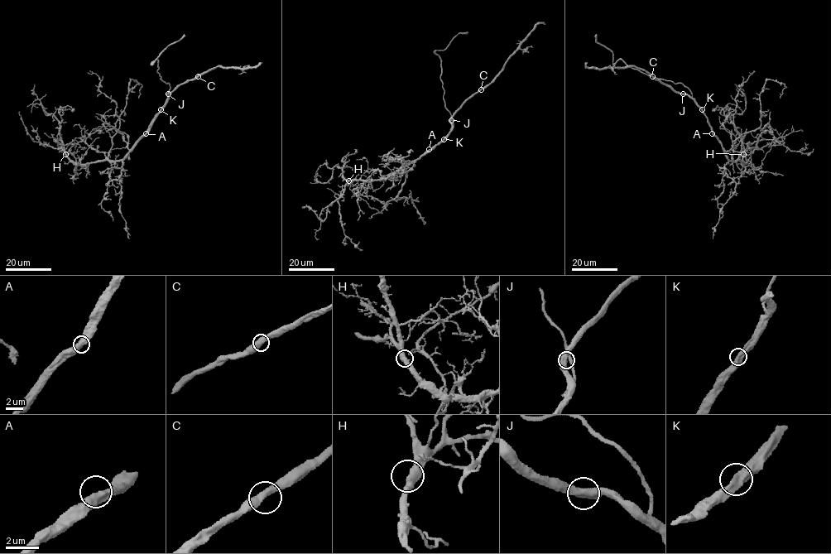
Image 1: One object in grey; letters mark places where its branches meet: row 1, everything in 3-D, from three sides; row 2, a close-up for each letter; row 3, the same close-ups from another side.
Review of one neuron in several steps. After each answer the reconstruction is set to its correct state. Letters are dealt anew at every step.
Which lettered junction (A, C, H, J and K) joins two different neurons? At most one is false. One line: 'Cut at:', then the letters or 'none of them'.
Cut at: none of them

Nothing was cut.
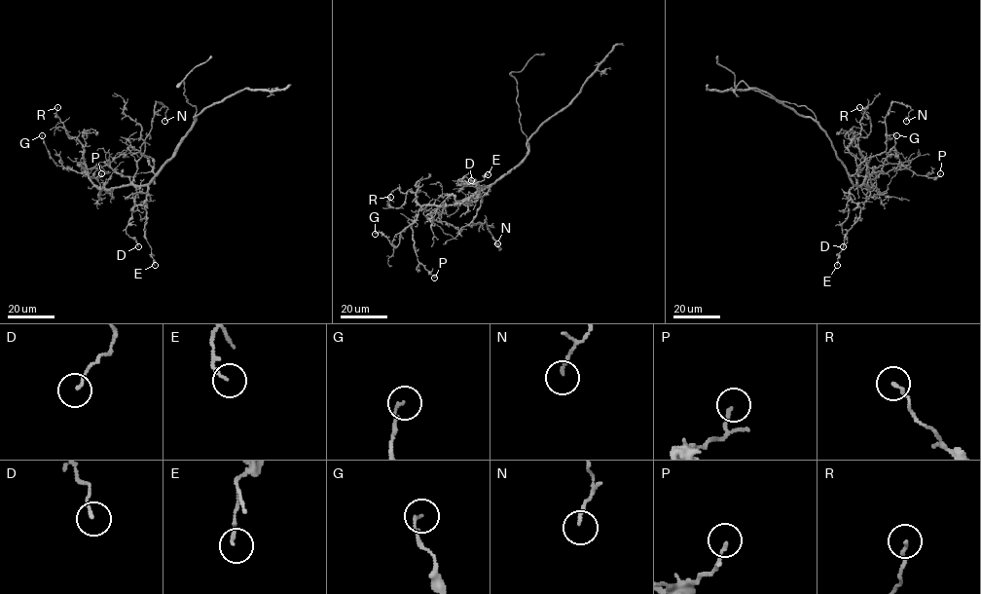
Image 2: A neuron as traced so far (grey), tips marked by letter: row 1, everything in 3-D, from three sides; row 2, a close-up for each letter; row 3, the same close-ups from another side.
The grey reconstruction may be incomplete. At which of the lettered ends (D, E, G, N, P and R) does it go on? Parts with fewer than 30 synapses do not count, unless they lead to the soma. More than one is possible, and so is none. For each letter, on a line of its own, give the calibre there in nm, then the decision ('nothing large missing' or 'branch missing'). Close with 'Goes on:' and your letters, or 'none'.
D: 120 nm | nothing large missing
E: 120 nm | nothing large missing
G: 120 nm | nothing large missing
N: 130 nm | nothing large missing
P: 120 nm | nothing large missing
R: 120 nm | nothing large missing
Goes on: none

